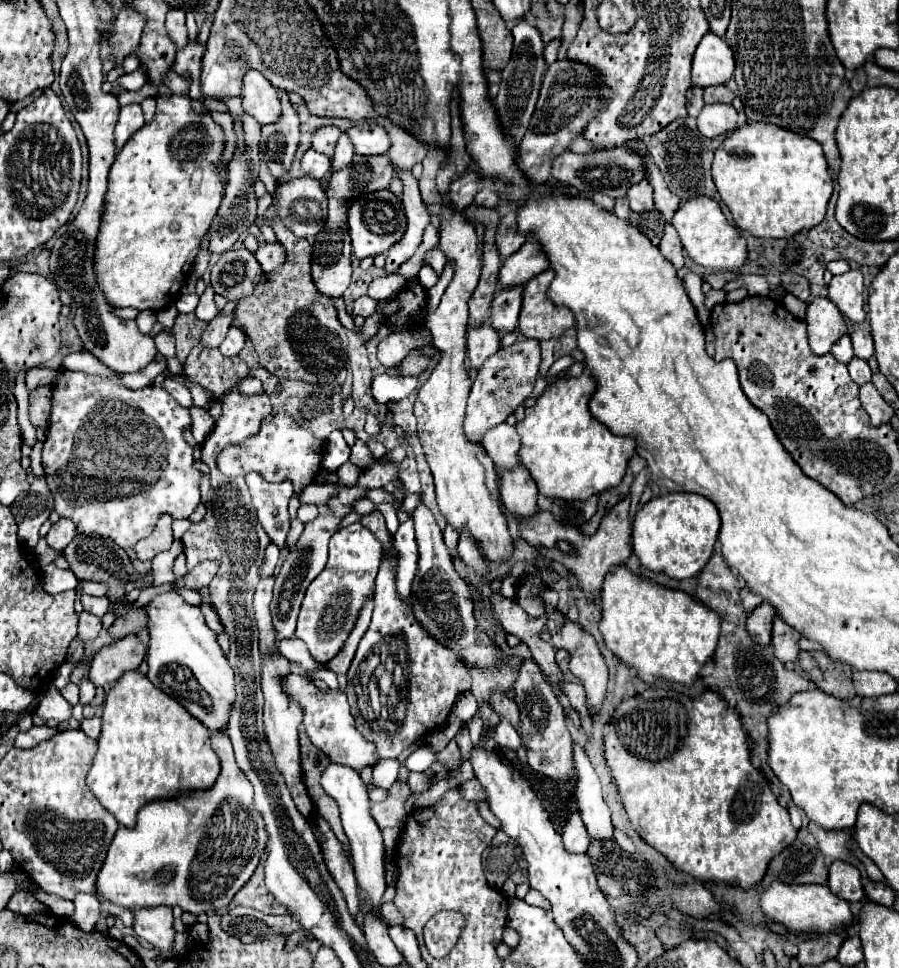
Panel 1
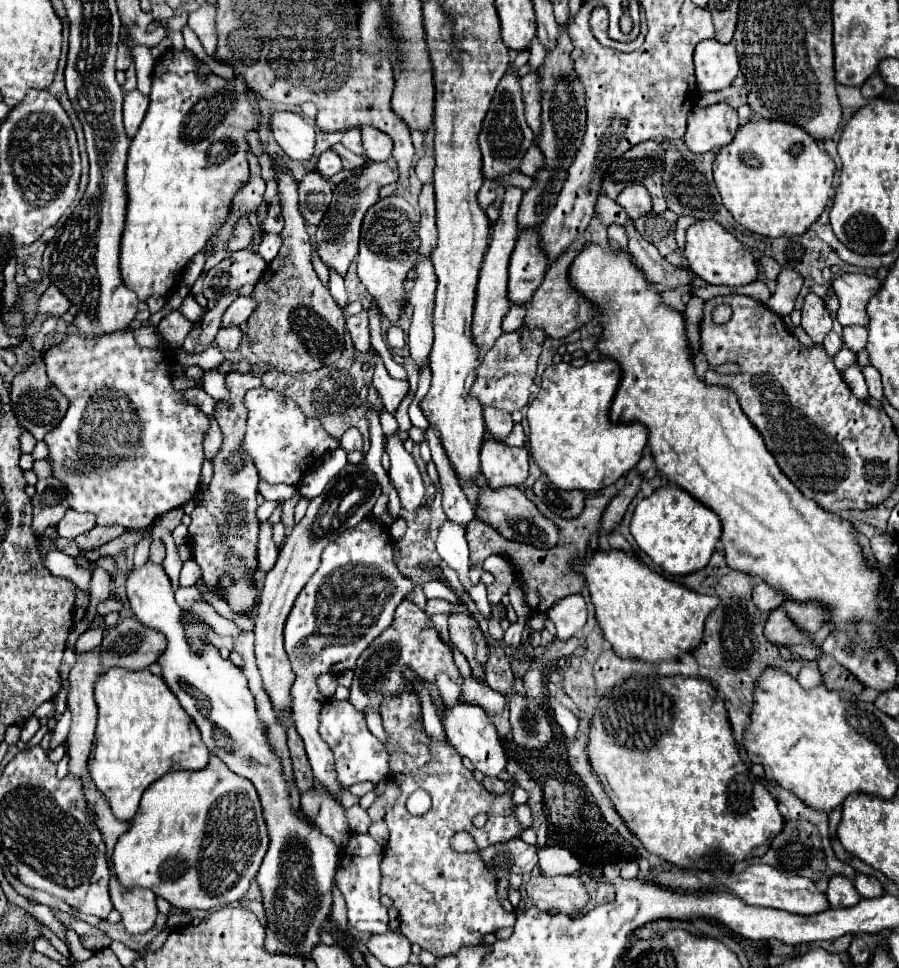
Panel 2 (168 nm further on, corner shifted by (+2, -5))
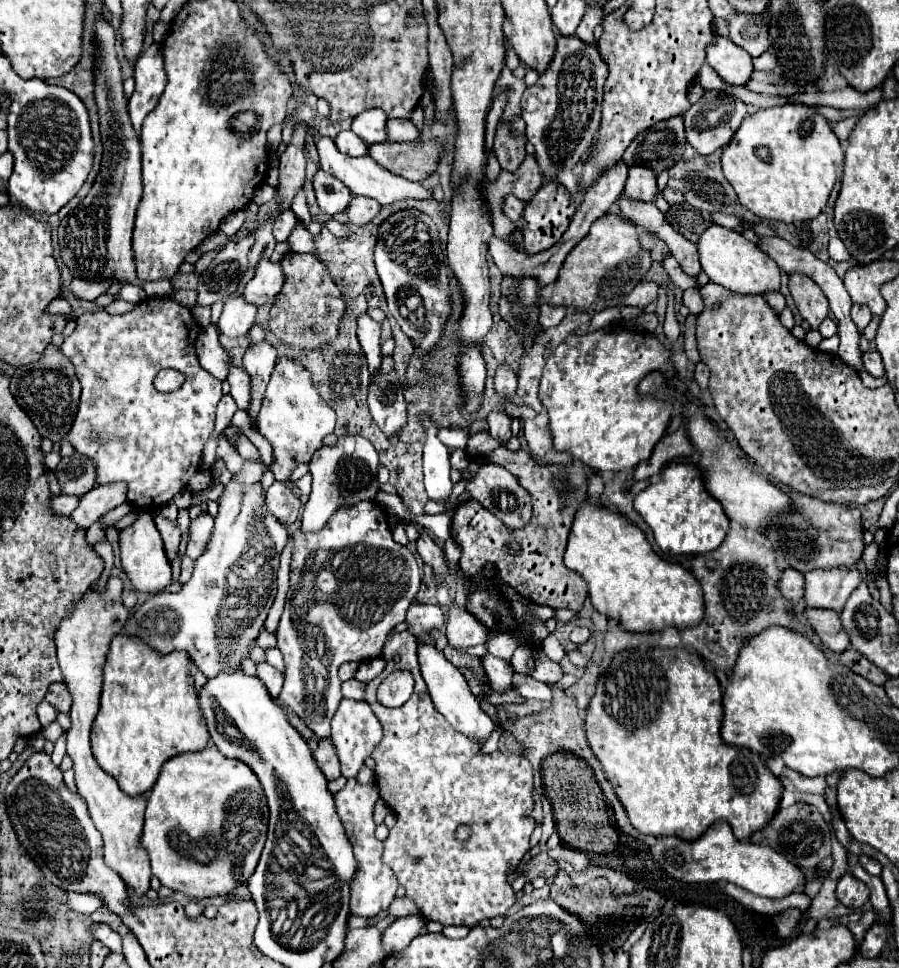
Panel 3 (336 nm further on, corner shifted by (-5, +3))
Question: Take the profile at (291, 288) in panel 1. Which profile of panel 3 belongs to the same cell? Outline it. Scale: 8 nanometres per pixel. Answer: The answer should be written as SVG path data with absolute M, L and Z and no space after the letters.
M286 257L282 261L284 267L284 287L276 295L274 305L268 317L268 331L280 339L284 345L296 349L320 349L332 343L338 337L338 327L344 317L344 299L340 289L334 285L326 267L316 257Z

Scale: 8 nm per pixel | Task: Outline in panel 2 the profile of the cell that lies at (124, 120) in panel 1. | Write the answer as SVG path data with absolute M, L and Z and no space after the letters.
M133 89L125 93L125 103L123 103L123 121L125 121L125 131L129 137L133 137L145 117L145 111L149 107L149 97L143 95L139 89Z

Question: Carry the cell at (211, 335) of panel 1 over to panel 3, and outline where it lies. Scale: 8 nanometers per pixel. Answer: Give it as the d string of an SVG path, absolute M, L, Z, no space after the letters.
M266 259L260 263L260 267L256 267L256 273L246 283L242 297L246 303L252 303L254 307L262 307L278 295L282 283L284 283L284 275L280 263L272 263Z

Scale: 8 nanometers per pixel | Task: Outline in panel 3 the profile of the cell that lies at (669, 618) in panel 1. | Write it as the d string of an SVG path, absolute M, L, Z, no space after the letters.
M584 503L578 509L578 515L574 517L572 523L568 547L564 553L564 565L572 571L578 571L586 579L588 595L592 599L594 609L614 619L624 631L654 633L654 631L664 631L666 627L674 627L680 631L696 627L698 621L702 621L704 617L702 587L694 579L694 575L680 565L672 565L660 559L646 541L646 535L634 523L630 523L620 513L612 513L606 507Z

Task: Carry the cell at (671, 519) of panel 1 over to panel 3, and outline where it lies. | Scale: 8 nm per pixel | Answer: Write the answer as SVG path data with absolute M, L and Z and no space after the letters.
M670 463L660 477L650 483L634 501L634 509L642 515L642 519L650 525L654 539L658 543L658 547L668 553L668 555L706 555L714 549L720 547L726 531L728 531L728 517L722 509L722 505L704 489L702 477L700 477L700 469L696 465L690 463Z

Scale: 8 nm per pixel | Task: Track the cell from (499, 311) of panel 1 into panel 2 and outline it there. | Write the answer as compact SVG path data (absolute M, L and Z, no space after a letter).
M535 227L535 231L521 231L517 245L513 249L511 255L511 263L509 263L509 299L511 303L521 305L523 299L531 299L531 291L535 291L539 287L539 283L545 277L547 271L547 259L543 259L543 251L539 251L539 227Z

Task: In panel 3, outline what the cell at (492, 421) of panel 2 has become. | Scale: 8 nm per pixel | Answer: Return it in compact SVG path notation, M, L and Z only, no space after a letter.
M504 363L496 371L496 393L502 397L502 401L510 403L516 397L516 373Z

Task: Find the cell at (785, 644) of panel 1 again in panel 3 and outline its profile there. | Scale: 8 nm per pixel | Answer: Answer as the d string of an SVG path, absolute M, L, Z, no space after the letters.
M810 571L804 575L804 601L808 607L840 613L860 581L858 571Z

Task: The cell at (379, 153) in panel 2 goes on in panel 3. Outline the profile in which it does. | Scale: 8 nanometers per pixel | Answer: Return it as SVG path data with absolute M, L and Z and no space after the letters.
M388 119L386 135L388 135L388 141L404 143L404 141L414 141L418 133L416 133L416 127L412 125L412 121L406 121L406 119Z

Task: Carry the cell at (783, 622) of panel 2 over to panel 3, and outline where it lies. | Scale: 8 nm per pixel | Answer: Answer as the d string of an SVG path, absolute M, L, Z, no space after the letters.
M806 609L804 619L814 629L814 633L820 637L820 641L834 653L842 653L848 649L846 633L842 631L840 617L836 611L826 609Z

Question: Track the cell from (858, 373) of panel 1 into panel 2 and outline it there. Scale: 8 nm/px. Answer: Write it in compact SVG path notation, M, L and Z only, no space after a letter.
M843 345L843 349L839 349L839 351L835 353L835 357L833 357L833 363L835 363L835 367L837 367L839 371L843 371L845 367L849 367L849 365L855 363L855 361L857 361L857 355L851 353L851 351L847 349L847 345Z

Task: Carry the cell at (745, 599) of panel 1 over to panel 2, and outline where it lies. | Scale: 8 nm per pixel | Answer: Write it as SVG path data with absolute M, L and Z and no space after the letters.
M757 583L753 589L753 603L761 609L761 611L773 611L775 607L781 607L785 603L783 595L779 595L779 591L775 591L775 587L771 587L769 583Z

